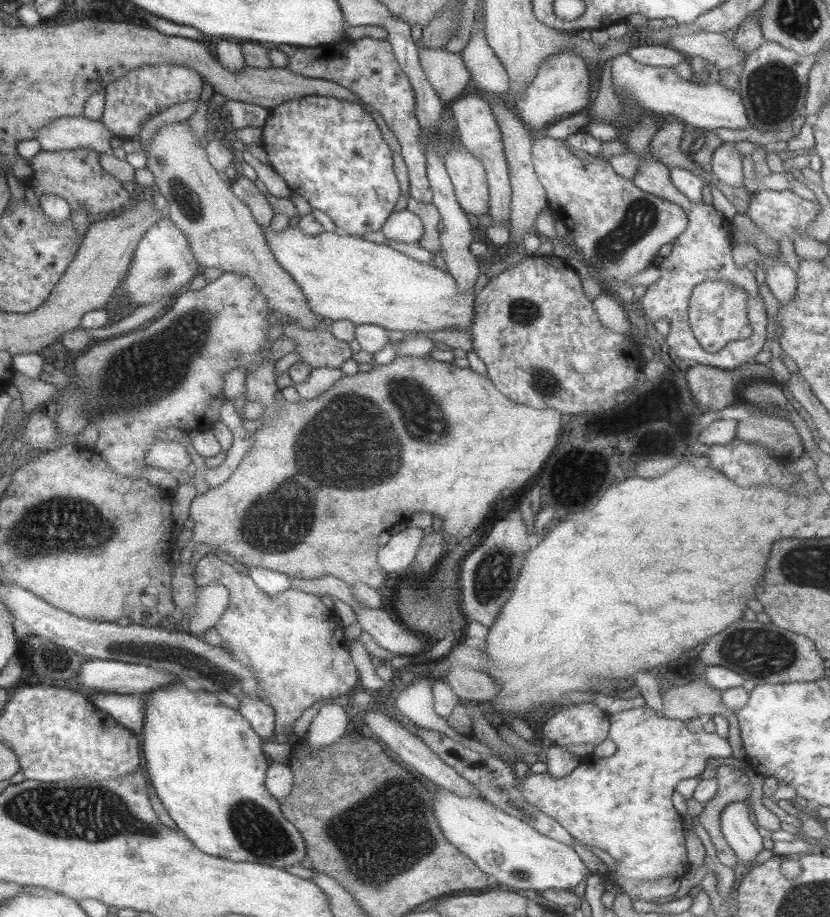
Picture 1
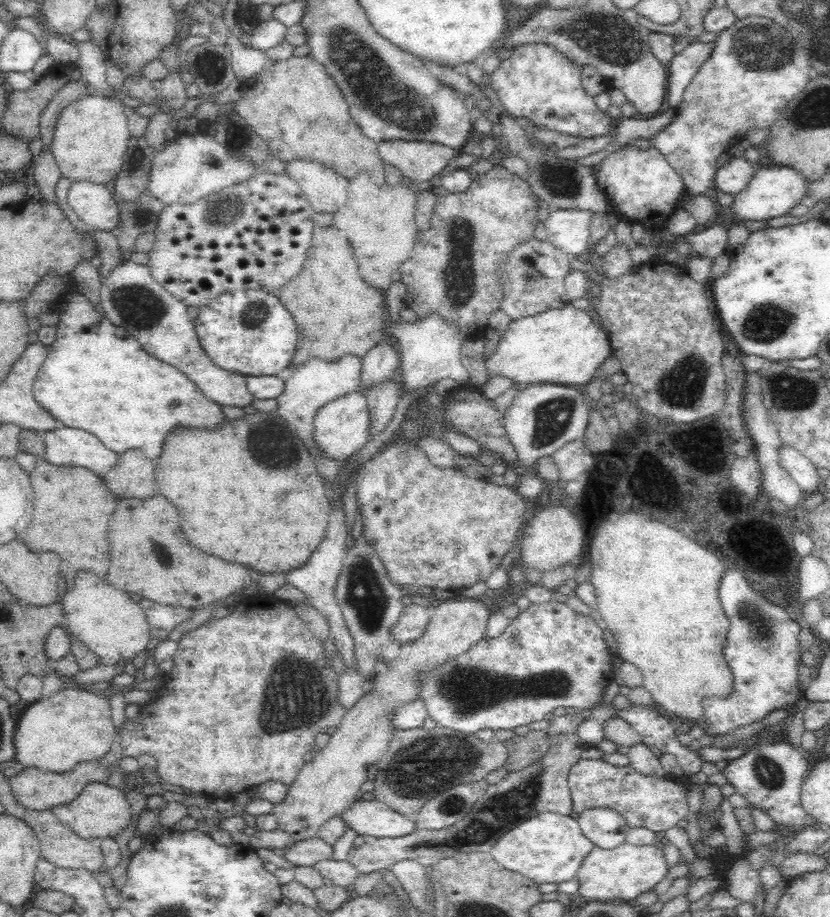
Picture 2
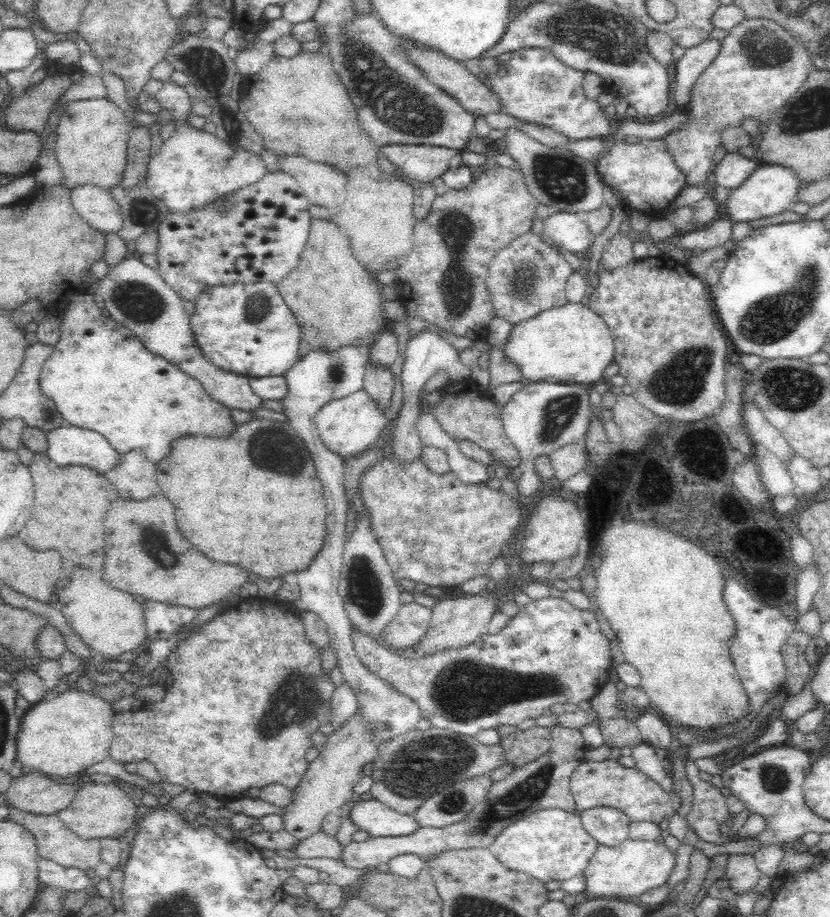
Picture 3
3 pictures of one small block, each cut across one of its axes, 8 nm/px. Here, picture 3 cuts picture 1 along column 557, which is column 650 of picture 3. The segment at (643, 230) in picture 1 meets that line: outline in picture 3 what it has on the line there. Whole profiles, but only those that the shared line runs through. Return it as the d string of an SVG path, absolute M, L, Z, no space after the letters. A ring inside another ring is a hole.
M664 139L612 144L608 152L600 156L597 169L602 181L618 186L623 195L622 204L632 211L644 213L651 220L660 219L664 209L669 209L670 202L687 187L684 173L672 159Z

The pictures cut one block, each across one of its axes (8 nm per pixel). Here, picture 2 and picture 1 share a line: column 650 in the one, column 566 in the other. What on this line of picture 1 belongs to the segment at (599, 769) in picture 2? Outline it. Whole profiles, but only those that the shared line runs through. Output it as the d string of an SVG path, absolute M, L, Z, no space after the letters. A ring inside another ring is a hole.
M648 706L612 713L609 717L609 739L617 744L613 755L597 757L592 753L564 778L554 778L548 771L538 774L530 772L519 784L519 789L526 802L559 822L580 845L605 850L616 860L614 868L608 866L604 874L607 881L622 886L621 878L642 882L681 878L689 872L692 864L686 854L683 818L672 805L672 793L680 780L704 773L709 758L732 756L732 747L718 732L691 732L683 721L658 715Z

